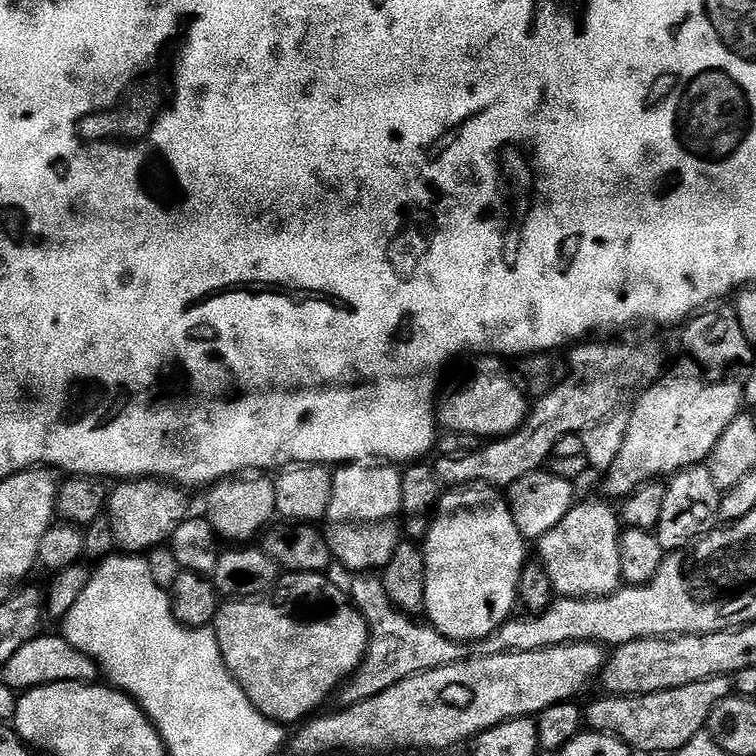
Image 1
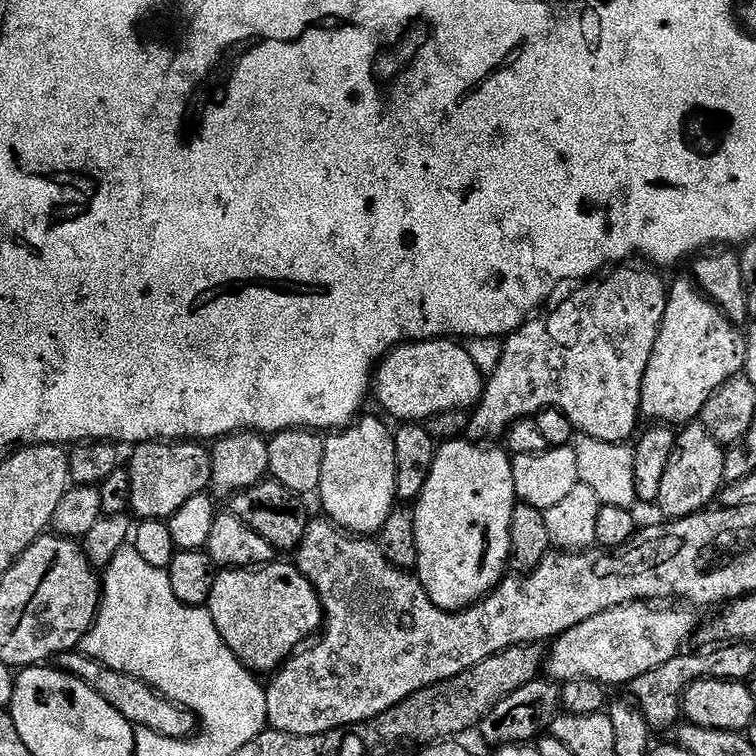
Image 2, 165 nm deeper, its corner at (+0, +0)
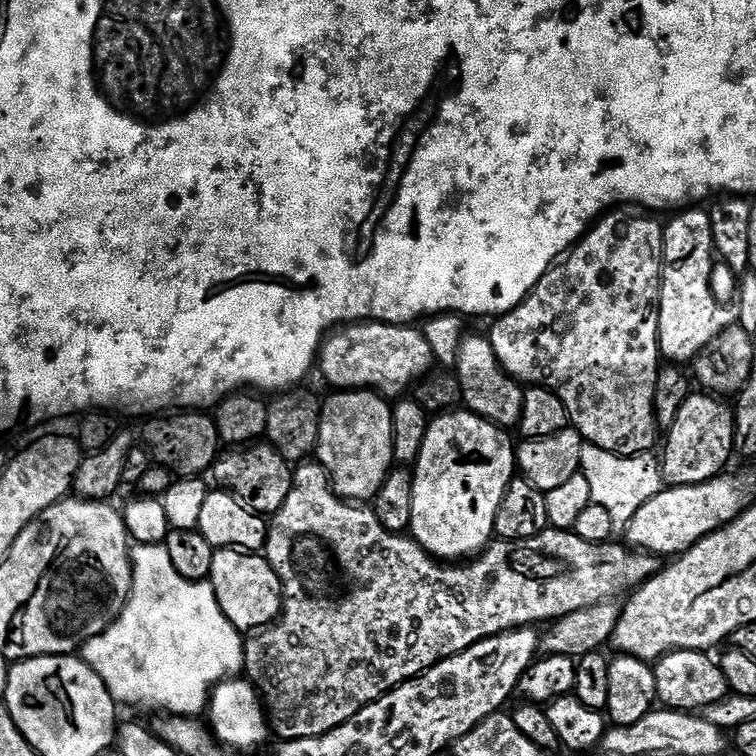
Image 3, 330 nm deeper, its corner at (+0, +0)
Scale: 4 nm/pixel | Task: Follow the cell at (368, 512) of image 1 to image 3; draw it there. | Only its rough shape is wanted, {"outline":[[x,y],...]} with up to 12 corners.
{"outline":[[367,390],[323,405],[314,453],[349,502],[393,471],[392,409]]}

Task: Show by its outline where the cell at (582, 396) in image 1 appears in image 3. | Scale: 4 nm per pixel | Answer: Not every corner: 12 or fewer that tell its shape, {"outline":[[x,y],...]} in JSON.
{"outline":[[601,216],[500,365],[581,441],[655,449],[664,224]]}

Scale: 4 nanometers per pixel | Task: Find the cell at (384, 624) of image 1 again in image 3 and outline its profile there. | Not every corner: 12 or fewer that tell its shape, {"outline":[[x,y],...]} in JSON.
{"outline":[[301,463],[244,672],[281,741],[623,597],[661,557],[549,526],[442,566]]}

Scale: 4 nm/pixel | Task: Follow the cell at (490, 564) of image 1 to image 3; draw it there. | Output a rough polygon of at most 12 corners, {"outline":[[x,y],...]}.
{"outline":[[437,415],[410,535],[441,562],[494,539],[517,475],[507,431]]}

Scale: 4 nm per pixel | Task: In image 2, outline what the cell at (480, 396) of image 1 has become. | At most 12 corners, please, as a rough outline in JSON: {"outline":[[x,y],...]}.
{"outline":[[452,338],[405,342],[374,372],[396,422],[475,409],[486,378]]}

